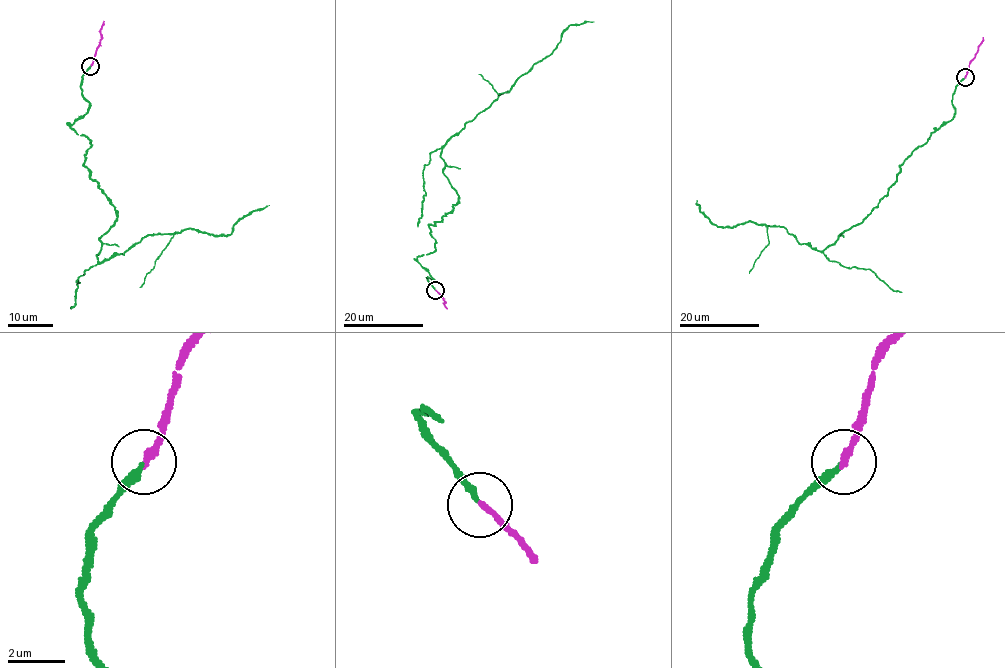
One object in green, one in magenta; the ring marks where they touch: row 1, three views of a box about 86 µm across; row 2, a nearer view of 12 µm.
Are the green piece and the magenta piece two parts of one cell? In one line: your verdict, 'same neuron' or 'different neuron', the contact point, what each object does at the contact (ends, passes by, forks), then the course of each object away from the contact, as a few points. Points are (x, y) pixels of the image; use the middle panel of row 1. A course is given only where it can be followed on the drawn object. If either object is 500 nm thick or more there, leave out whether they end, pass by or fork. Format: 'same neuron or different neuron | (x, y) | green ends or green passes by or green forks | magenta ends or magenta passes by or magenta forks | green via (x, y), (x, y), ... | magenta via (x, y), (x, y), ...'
same neuron | (435, 290) | green ends | magenta ends | green via (435, 290), (417, 261), (435, 249), (429, 226), (458, 198), (440, 152), (548, 55), (570, 25), (593, 21) | magenta via (435, 290), (443, 298), (446, 308)

